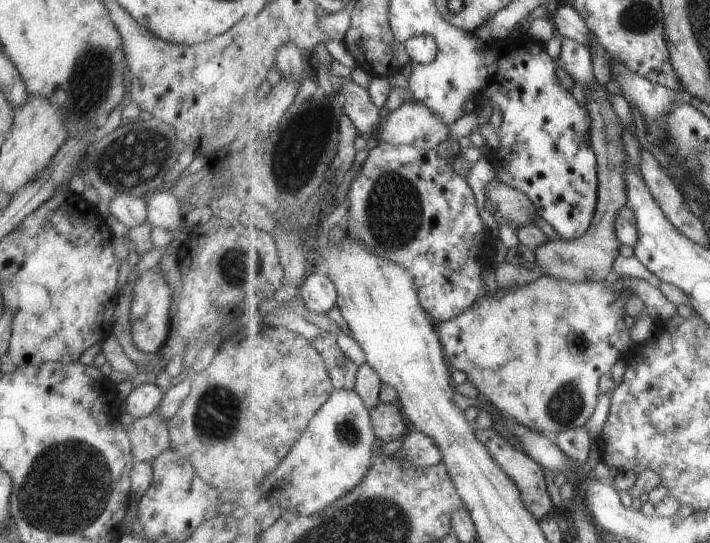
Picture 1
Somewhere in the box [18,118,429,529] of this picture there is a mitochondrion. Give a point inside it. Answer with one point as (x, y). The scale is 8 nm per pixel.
(137, 156)

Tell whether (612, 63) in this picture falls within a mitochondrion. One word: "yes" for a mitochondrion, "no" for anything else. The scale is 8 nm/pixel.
no

